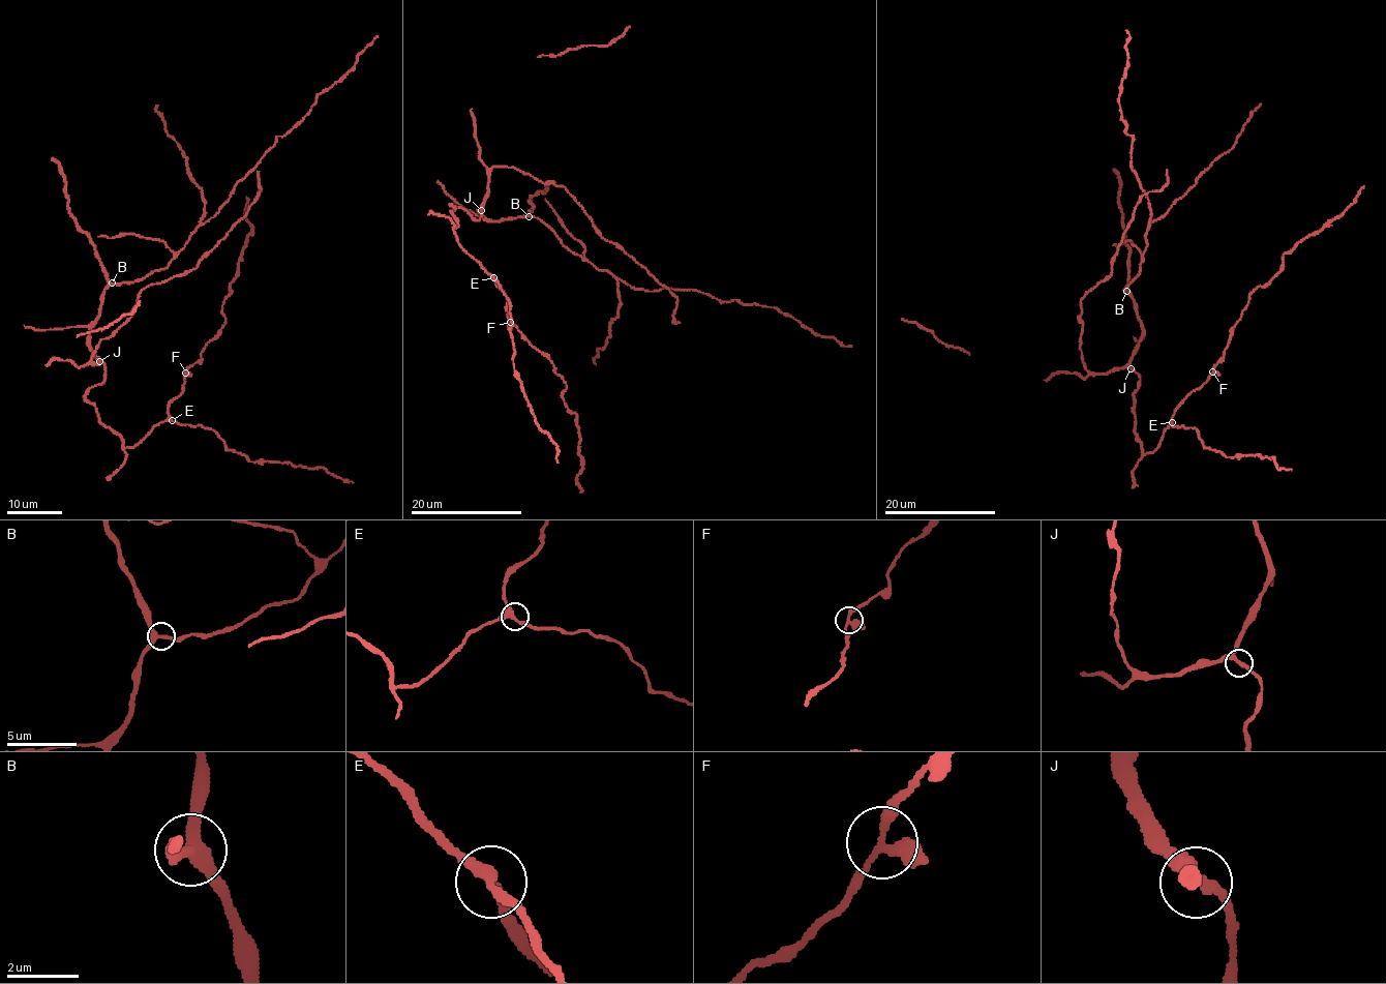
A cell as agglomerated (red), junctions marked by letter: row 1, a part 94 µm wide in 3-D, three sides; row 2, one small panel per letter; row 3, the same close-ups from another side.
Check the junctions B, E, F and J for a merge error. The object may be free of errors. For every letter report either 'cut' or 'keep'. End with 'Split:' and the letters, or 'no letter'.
B: keep
E: keep
F: keep
J: keep
Split: no letter

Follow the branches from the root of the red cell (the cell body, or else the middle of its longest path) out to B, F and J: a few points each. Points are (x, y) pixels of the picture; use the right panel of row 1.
B: (1140, 384), (1140, 377), (1128, 364), (1142, 327), (1136, 303), (1126, 291)
F: (1140, 384), (1133, 395), (1134, 428), (1142, 451), (1152, 453), (1169, 428), (1174, 411), (1206, 381), (1212, 371)
J: (1140, 384), (1140, 377), (1131, 368)

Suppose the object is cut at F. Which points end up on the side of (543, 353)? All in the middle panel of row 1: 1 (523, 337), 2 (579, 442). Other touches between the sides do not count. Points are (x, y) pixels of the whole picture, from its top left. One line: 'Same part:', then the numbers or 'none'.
Same part: 1, 2

